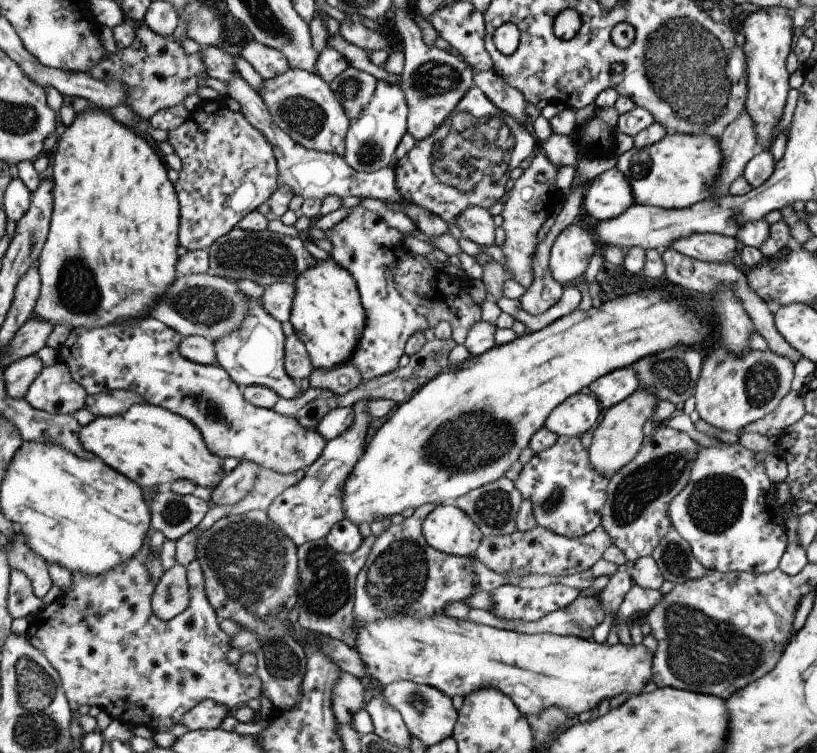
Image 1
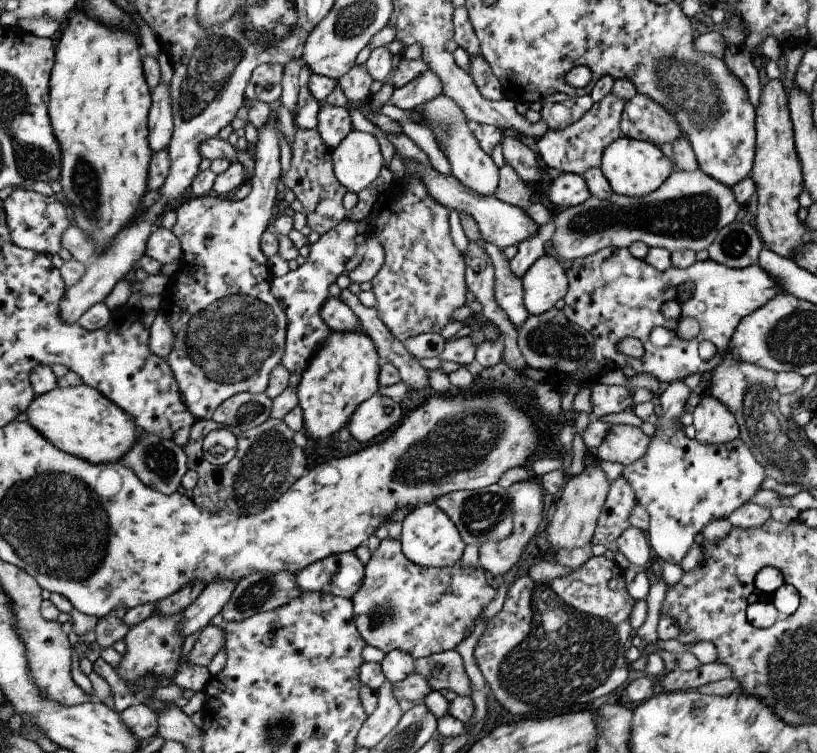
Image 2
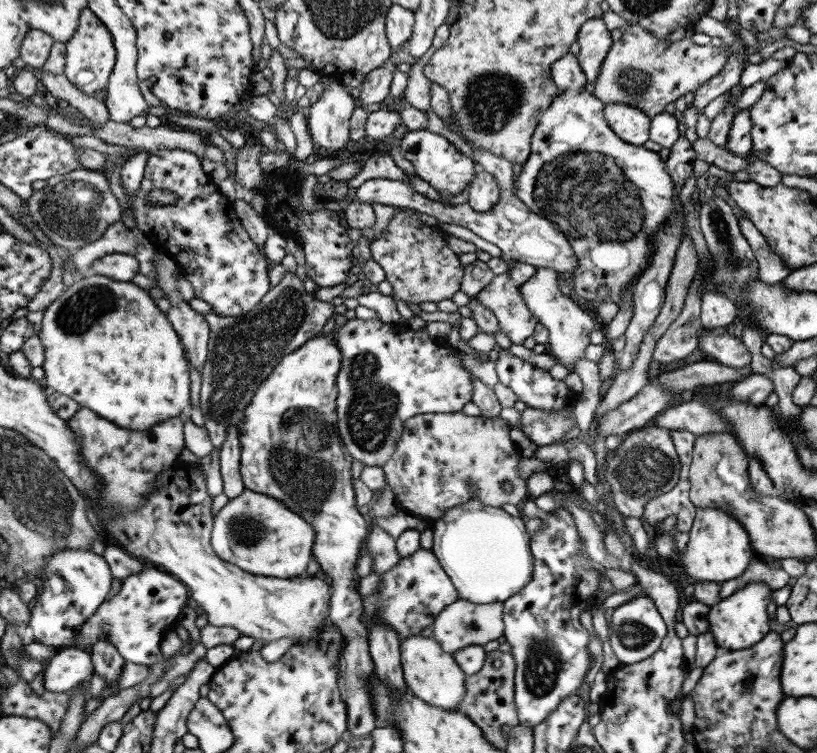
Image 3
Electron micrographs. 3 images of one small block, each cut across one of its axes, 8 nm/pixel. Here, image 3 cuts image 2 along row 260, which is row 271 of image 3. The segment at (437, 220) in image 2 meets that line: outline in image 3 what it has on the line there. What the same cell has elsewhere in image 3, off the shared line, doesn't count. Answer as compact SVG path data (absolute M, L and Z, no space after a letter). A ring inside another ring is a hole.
M404 206L399 207L399 209L401 211L394 213L385 226L385 232L382 231L369 245L373 262L383 269L384 280L391 285L395 298L404 303L419 305L422 302L437 303L441 300L451 299L453 294L459 291L464 268L459 264L458 255L447 247L447 243L443 239L447 233L438 225L427 226L427 224L421 223L413 216L416 210Z

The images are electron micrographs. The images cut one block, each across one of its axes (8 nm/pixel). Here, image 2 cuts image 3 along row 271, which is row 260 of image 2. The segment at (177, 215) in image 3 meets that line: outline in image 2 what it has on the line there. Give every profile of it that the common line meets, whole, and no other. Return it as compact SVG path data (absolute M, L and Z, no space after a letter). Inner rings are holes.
M271 106L270 120L257 131L254 170L248 179L250 192L241 201L195 197L183 202L175 212L175 225L170 231L180 243L177 270L167 278L166 288L160 294L161 308L171 316L173 334L166 364L176 381L180 400L191 417L211 419L215 408L238 393L264 393L269 374L279 363L284 350L286 317L270 294L272 274L268 260L259 249L261 236L274 220L275 194L280 182L279 149L276 139L278 120Z

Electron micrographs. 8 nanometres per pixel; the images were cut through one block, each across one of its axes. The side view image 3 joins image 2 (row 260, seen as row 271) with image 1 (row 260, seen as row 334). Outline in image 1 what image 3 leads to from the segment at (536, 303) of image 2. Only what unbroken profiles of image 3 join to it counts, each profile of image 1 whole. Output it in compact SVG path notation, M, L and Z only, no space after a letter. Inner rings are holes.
M578 221L567 226L567 228L555 238L548 255L547 268L549 268L551 278L553 278L559 286L573 285L573 280L585 273L596 247L590 231L587 230L582 223Z

